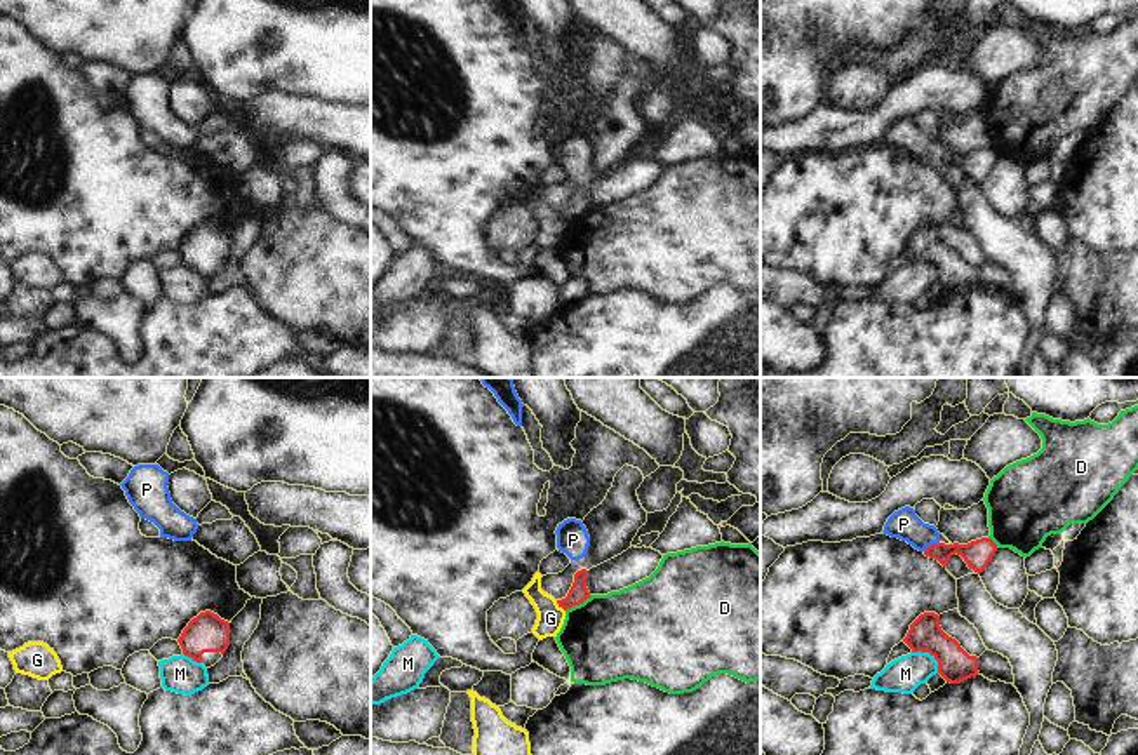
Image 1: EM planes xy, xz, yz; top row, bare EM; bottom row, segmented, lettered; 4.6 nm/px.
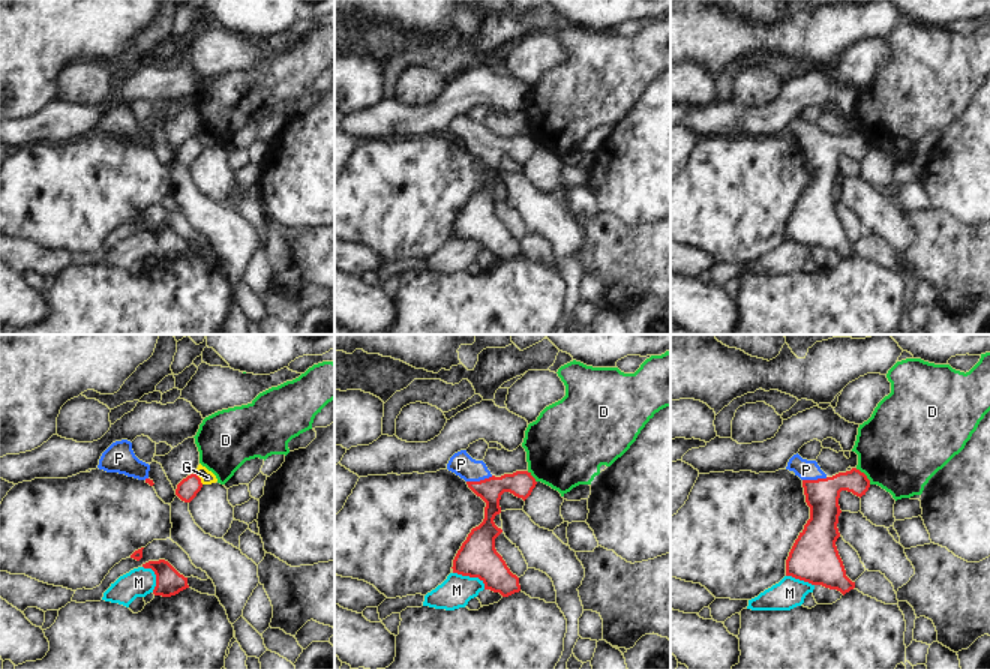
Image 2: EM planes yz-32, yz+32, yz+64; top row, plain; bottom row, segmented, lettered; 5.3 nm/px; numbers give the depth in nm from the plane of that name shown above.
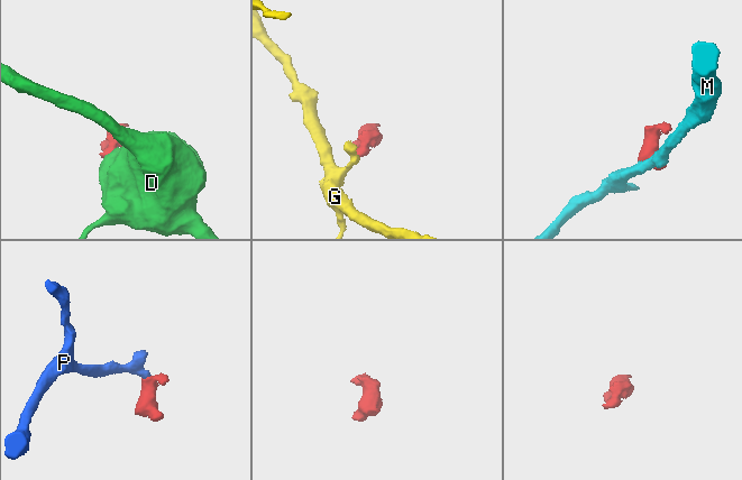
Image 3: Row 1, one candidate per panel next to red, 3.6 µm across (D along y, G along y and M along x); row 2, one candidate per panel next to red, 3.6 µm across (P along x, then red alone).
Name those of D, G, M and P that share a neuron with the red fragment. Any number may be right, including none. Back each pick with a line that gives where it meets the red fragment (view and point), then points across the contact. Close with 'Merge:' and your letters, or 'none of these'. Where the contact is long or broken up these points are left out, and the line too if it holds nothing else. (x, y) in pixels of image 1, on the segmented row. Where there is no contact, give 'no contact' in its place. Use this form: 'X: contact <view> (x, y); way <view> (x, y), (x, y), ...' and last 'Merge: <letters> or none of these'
P: contact yz (931, 545); way yz (977, 554), (931, 545), (903, 524)
Merge: P

